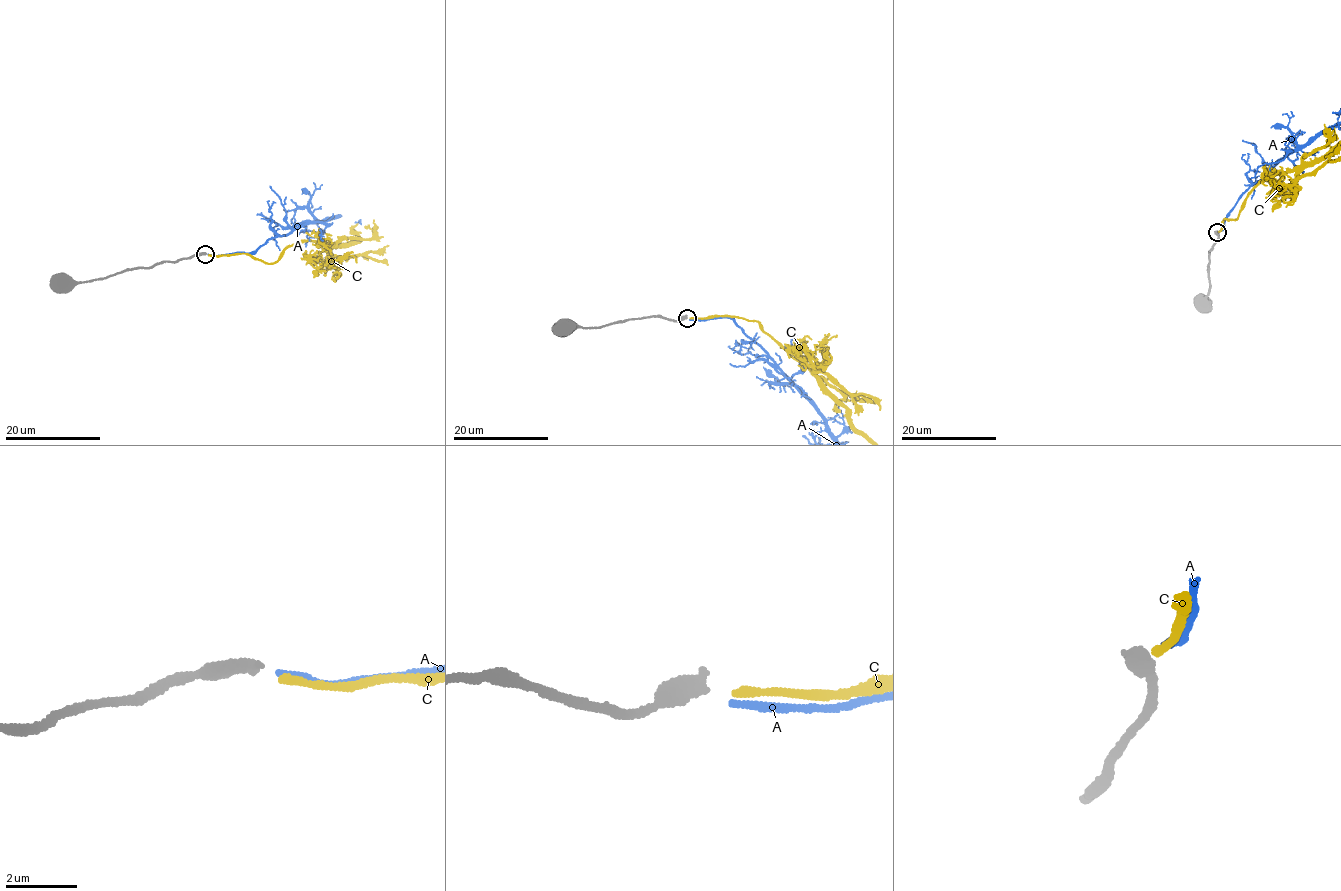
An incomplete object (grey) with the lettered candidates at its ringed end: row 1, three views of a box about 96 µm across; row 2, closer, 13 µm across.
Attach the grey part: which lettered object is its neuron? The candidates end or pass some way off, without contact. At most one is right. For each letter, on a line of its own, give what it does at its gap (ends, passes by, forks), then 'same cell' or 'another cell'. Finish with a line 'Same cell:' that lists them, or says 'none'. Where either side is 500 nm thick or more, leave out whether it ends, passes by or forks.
A: it ends there; another cell
C: it ends there; same cell
Same cell: C

